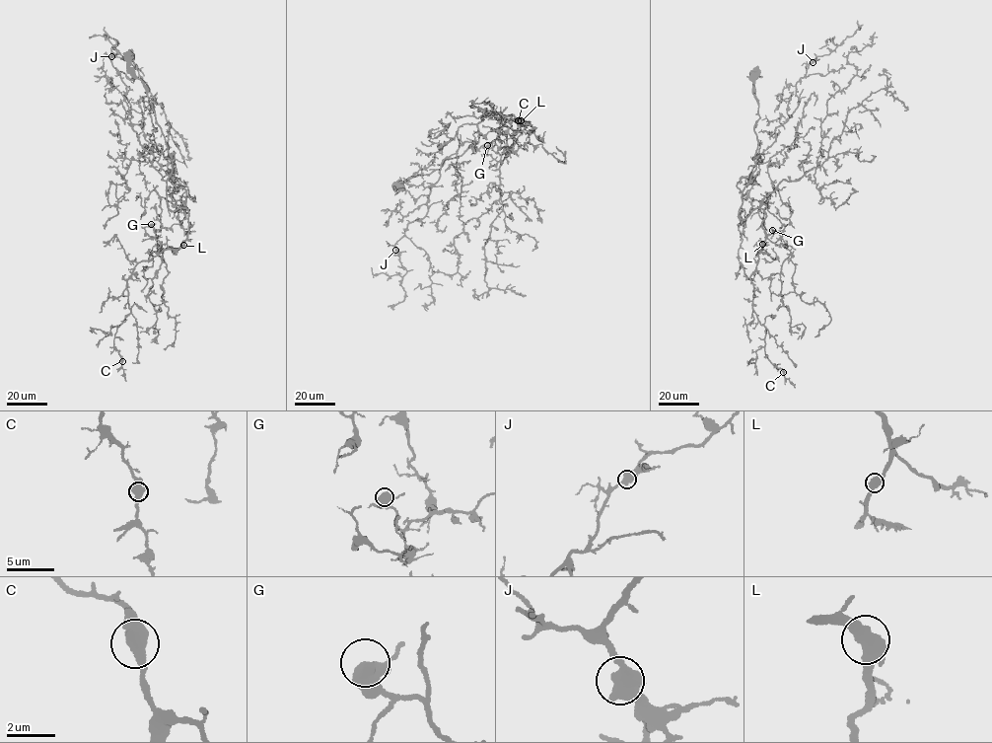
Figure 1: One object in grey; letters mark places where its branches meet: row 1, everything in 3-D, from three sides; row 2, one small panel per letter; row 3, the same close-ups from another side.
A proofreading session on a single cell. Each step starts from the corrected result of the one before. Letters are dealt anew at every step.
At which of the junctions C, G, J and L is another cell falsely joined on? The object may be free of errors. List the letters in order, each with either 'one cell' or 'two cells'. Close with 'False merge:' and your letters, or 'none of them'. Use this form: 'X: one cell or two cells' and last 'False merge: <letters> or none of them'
C: one cell
G: one cell
J: one cell
L: one cell
False merge: none of them

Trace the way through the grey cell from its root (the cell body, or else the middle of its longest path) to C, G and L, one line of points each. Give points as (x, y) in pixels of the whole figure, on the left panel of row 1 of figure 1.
C: (128, 57), (171, 158), (167, 205), (189, 224), (127, 280), (122, 361)
G: (128, 57), (171, 158), (167, 205), (174, 211), (186, 208), (178, 224), (155, 231), (151, 224)
L: (128, 57), (128, 67), (142, 82), (171, 158), (167, 205), (174, 211), (186, 208), (188, 213), (183, 246)

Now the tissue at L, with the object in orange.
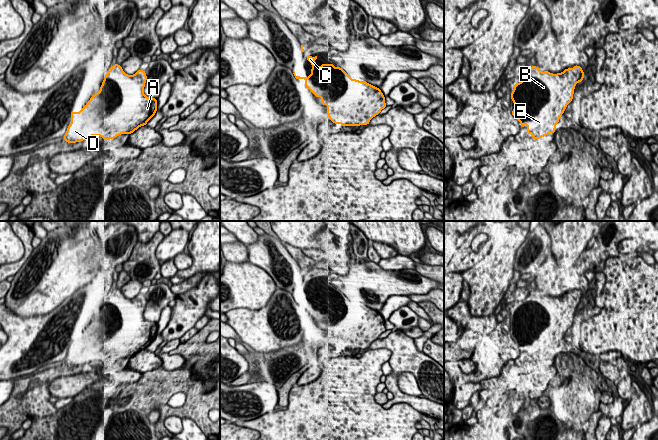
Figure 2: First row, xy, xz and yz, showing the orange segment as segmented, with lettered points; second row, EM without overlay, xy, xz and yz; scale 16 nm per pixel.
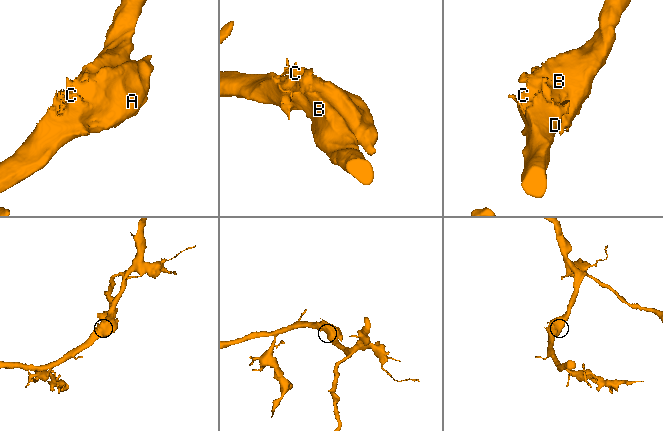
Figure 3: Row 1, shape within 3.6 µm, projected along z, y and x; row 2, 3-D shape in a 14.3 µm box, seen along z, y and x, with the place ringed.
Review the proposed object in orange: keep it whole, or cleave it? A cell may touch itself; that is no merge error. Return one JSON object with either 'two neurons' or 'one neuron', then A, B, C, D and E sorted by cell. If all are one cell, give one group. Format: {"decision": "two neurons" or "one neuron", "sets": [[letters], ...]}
{"decision": "one neuron", "sets": [["A", "B", "C", "D", "E"]]}

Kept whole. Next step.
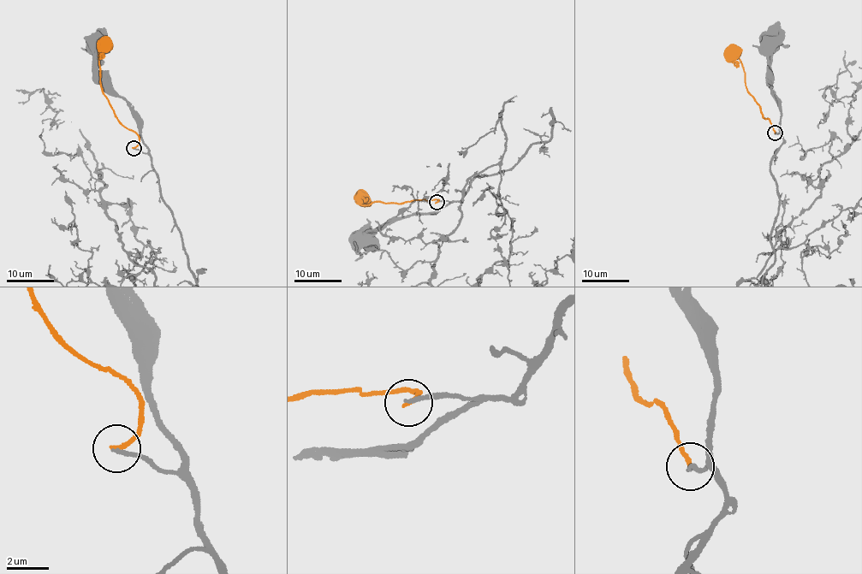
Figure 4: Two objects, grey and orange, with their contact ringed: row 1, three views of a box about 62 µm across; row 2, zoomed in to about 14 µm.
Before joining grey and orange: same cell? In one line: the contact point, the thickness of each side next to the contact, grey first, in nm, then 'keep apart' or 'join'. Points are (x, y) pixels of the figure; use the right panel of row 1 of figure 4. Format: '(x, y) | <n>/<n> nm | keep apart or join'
(775, 133) | 200/200 nm | keep apart

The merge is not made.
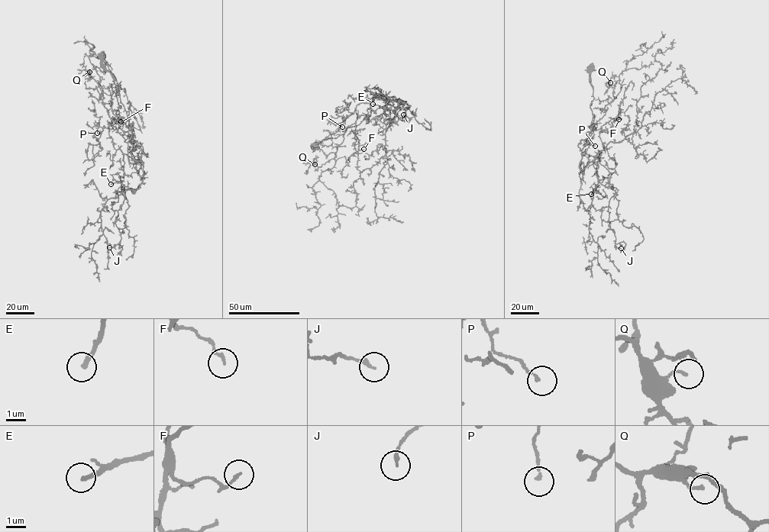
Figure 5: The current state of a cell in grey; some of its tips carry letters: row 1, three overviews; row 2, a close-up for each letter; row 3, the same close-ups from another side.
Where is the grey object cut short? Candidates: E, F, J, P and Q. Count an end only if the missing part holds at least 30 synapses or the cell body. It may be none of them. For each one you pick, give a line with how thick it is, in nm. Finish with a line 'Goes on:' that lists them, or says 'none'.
E: 200 nm thick
Goes on: E

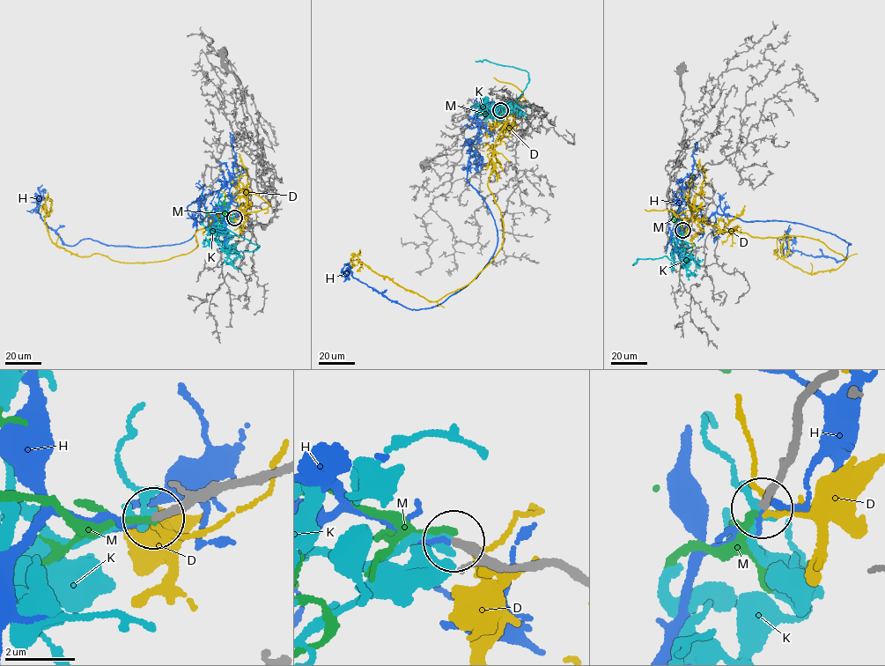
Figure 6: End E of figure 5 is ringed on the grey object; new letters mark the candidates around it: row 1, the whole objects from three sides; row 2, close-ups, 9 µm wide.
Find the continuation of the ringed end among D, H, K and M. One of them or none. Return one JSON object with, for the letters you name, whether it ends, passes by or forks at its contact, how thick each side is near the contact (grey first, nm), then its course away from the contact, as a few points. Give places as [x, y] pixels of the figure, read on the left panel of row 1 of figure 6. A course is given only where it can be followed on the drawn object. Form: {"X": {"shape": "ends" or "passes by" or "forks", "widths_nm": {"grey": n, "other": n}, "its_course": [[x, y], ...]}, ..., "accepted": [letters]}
{"accepted": []}

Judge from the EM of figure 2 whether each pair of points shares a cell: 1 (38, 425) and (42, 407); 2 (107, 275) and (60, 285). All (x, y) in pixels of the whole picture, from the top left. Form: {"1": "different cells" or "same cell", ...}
{"1": "different cells", "2": "different cells"}

